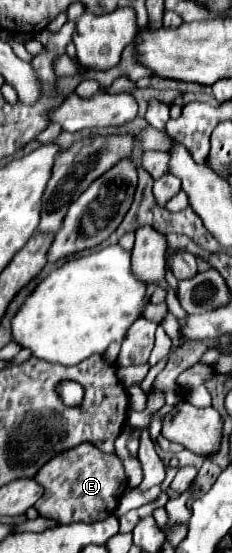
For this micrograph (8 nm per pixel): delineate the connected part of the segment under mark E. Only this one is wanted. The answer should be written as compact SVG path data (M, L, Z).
M82 443L74 447L74 451L56 455L42 467L42 471L38 471L34 479L44 487L44 497L38 499L34 509L40 517L54 519L60 525L68 525L74 521L96 523L98 519L106 519L106 515L112 515L116 511L126 489L122 461L116 455L98 451L98 447L90 443Z

